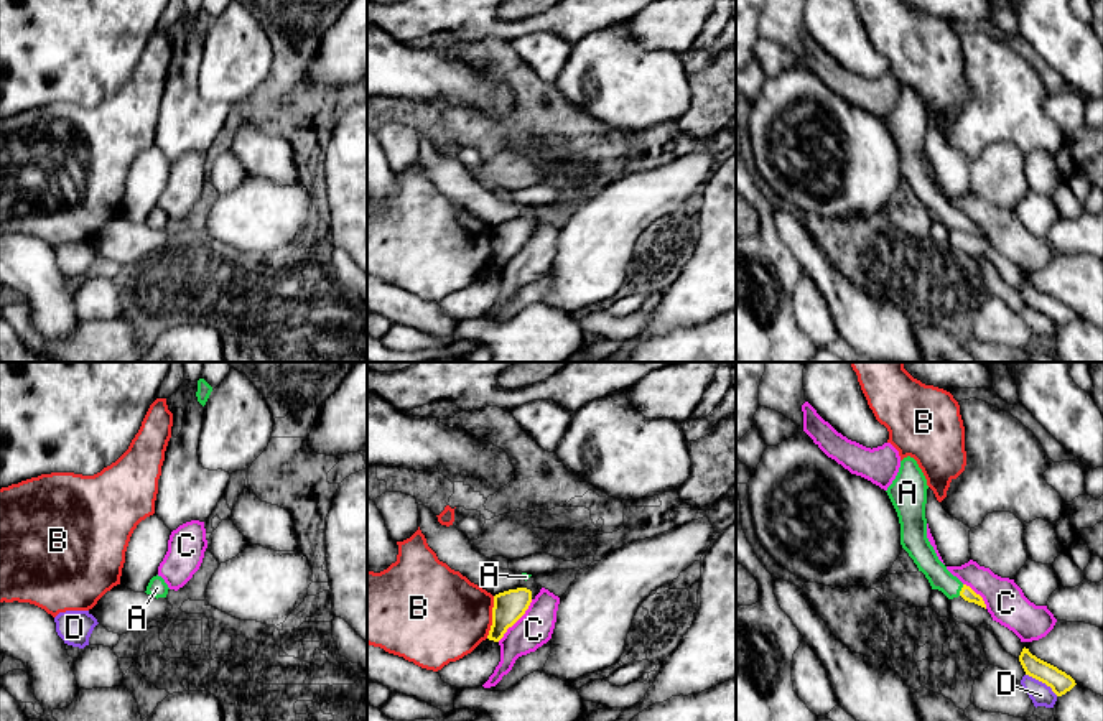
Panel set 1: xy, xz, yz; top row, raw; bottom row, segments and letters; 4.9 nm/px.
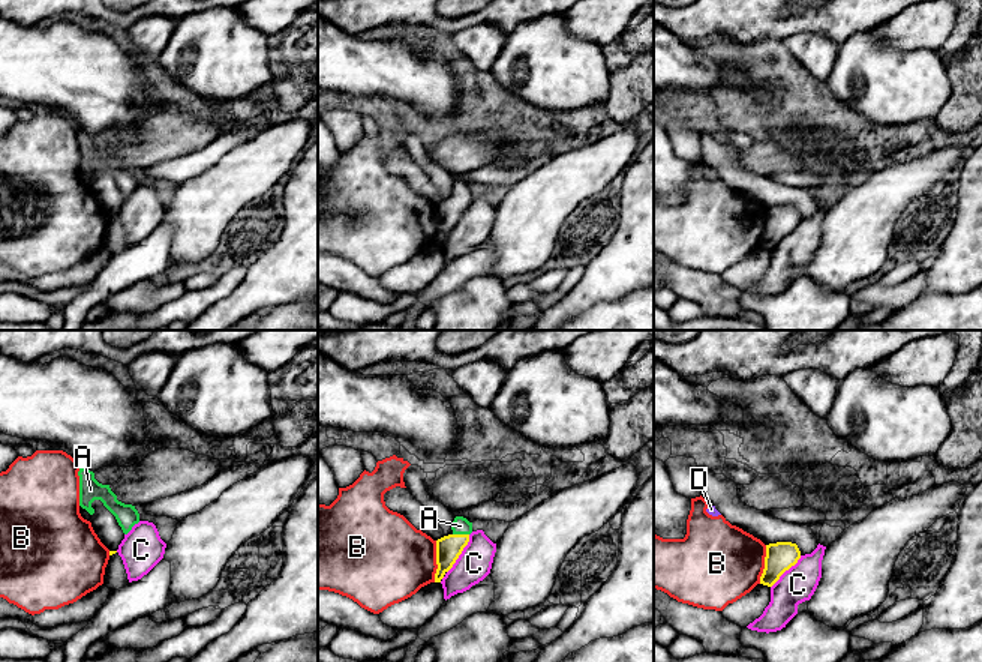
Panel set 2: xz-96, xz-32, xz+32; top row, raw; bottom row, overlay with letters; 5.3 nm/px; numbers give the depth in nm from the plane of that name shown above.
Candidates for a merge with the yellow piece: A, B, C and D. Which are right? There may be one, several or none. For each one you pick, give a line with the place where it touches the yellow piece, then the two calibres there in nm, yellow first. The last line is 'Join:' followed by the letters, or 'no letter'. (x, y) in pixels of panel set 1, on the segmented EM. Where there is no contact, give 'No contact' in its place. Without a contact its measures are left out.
A: Touches yellow at yz (962, 590). Thickness 70 nm (yellow) against 120 nm
Join: A

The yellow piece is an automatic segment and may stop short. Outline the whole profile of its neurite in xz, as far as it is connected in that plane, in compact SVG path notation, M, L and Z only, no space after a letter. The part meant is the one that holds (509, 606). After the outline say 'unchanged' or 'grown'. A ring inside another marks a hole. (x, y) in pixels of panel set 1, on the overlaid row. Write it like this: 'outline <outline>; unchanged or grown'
outline M527 588L509 589L494 596L492 626L487 639L499 642L528 609L532 591Z; unchanged

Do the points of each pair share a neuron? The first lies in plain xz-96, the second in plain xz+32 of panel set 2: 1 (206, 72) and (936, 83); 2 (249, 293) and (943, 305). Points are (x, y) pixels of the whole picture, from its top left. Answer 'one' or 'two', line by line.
1: one
2: two

